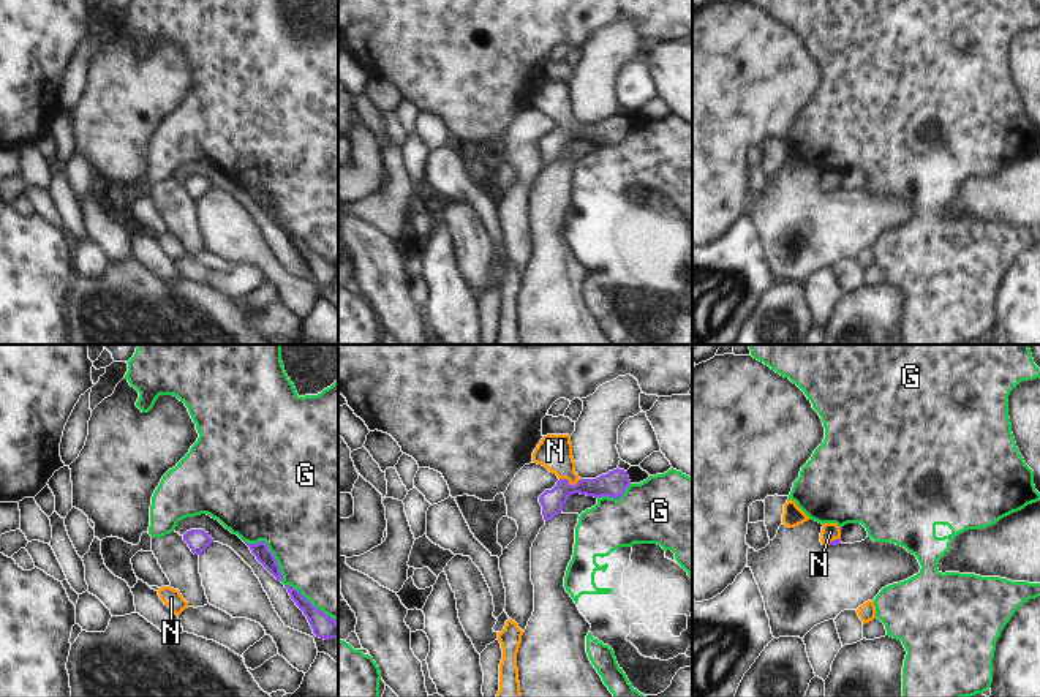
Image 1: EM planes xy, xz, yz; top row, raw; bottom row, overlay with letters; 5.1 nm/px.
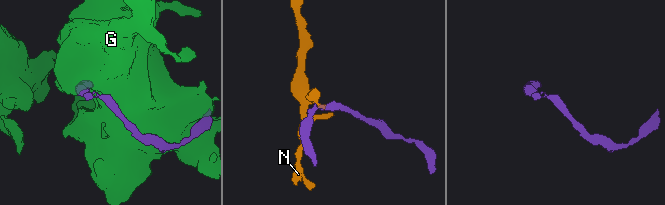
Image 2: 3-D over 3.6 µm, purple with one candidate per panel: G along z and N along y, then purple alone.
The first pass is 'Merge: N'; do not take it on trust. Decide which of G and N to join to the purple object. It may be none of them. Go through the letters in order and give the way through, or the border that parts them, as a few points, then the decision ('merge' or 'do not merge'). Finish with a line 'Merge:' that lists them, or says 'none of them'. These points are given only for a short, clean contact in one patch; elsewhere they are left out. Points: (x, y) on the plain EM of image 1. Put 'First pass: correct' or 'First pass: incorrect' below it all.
G: do not merge
N: across xz (614, 130), (569, 130), (565, 113), (555, 97) | merge
Merge: N
First pass: correct

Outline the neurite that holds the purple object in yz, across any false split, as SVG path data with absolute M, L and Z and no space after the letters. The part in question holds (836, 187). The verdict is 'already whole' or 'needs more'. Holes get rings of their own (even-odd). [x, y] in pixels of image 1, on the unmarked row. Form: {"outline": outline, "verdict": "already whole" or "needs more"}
{"outline": "M823 169L820 179L822 191L839 191L841 190L841 175L836 169Z", "verdict": "needs more"}

